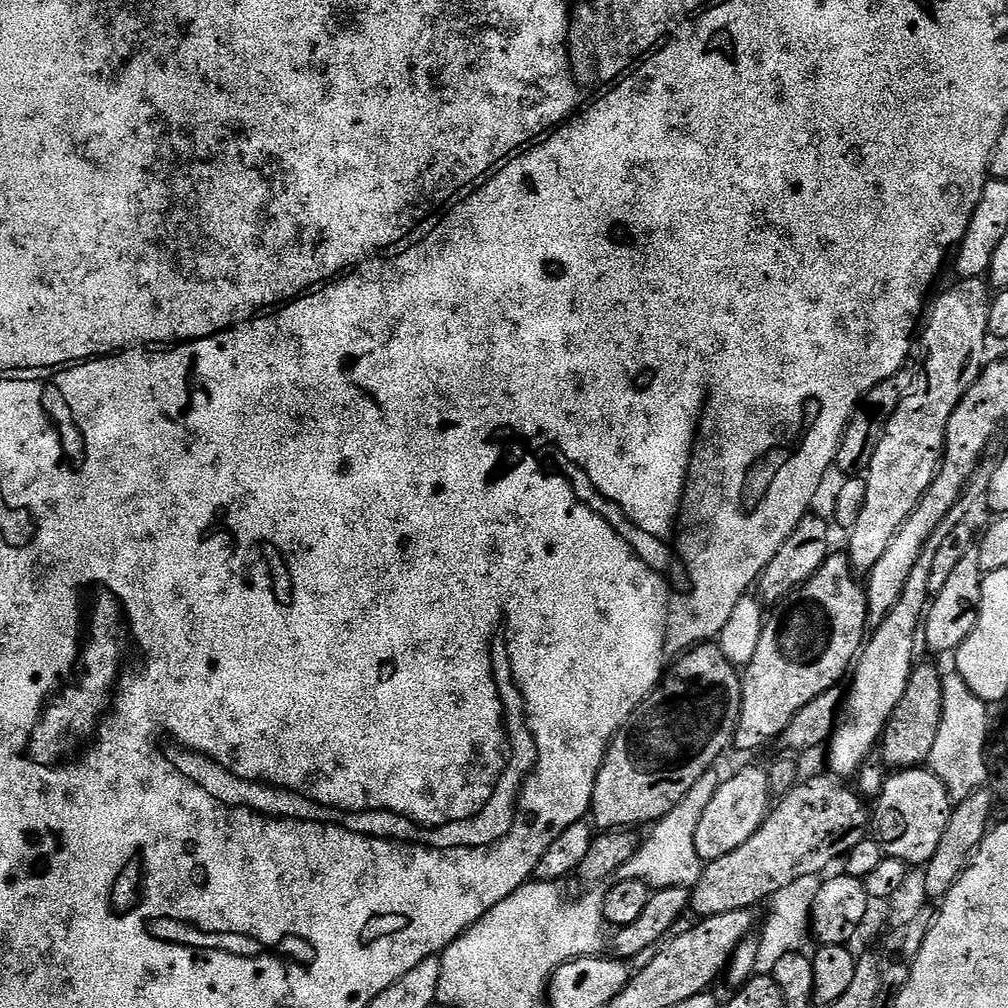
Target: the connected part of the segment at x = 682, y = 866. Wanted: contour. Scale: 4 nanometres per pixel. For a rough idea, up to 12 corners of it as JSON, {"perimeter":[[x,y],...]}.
{"perimeter":[[702,774],[651,825],[621,877],[695,887],[696,831],[722,776]]}

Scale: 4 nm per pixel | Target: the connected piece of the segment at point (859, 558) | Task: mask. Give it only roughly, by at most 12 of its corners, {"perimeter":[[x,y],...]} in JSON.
{"perimeter":[[993,293],[931,305],[924,369],[887,417],[846,555],[867,574],[931,486],[984,371]]}

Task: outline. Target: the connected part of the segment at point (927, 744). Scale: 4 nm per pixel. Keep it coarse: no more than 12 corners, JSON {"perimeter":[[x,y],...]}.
{"perimeter":[[917,663],[882,737],[892,770],[927,765],[944,677]]}

